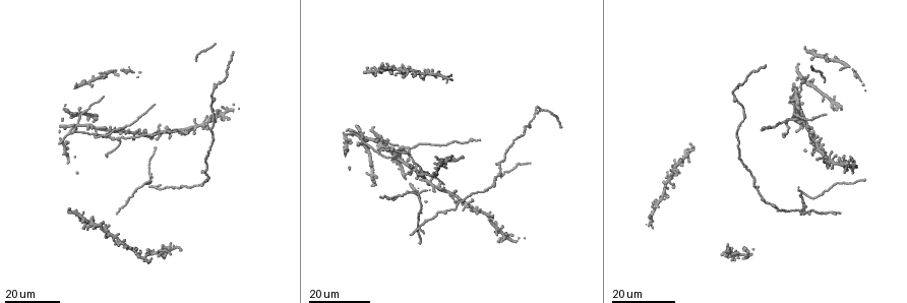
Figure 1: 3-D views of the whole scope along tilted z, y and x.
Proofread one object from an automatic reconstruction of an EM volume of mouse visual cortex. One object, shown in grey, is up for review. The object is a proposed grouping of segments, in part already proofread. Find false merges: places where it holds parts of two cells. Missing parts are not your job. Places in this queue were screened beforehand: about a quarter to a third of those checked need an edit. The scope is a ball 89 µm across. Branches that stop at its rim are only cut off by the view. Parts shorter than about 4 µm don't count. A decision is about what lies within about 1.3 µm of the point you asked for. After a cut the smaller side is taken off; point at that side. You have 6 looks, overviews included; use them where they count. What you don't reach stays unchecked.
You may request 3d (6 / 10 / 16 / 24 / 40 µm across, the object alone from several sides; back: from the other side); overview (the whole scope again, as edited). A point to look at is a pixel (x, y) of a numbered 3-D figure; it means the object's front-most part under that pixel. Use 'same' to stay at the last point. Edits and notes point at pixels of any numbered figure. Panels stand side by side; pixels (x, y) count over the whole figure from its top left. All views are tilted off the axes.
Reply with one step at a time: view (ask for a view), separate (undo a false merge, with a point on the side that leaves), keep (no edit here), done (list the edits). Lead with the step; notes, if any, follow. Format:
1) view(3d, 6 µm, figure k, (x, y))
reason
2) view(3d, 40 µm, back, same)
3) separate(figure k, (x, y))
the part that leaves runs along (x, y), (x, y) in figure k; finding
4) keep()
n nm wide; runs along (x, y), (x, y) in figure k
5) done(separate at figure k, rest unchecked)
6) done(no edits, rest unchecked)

view(3d, 16 µm, figure 1, (411, 148))
branch point

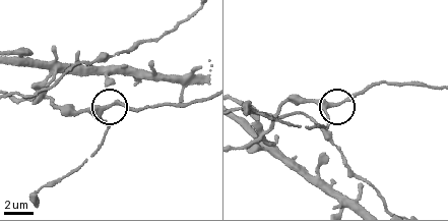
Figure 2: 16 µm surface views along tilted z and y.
view(3d, 6 µm, figure 2, (102, 110))

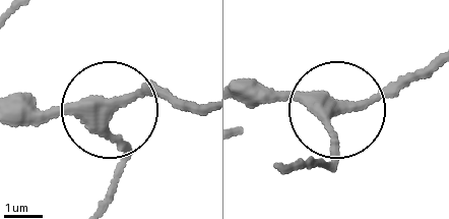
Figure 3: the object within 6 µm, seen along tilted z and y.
keep()
side arm 10 µm; runs along (246, 101), (331, 103), (329, 149), (318, 163) in figure 3; all the same cell

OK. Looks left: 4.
view(3d, 16 µm, figure 1, (443, 191))

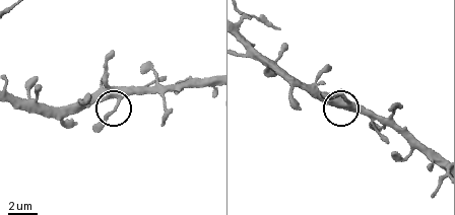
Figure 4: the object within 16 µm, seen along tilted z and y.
view(3d, 10 µm, figure 4, (116, 104))

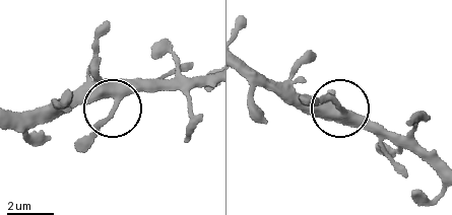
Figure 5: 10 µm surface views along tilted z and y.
keep()
continuous, no second cell

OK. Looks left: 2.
view(3d, 24 µm, figure 1, (468, 202))
thin arm on a thick one

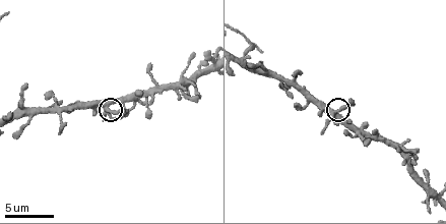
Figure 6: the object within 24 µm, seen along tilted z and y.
view(3d, 10 µm, figure 6, (105, 109))

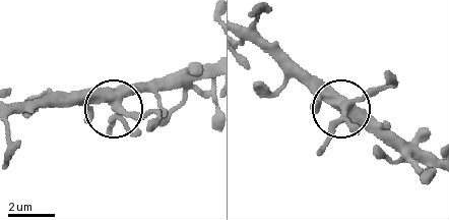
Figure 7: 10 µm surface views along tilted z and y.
keep()
runs along (244, 29), (279, 46), (343, 107), (367, 99), (395, 77) in figure 7; continuous, no second cell

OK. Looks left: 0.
done(no edits, rest unchecked)

